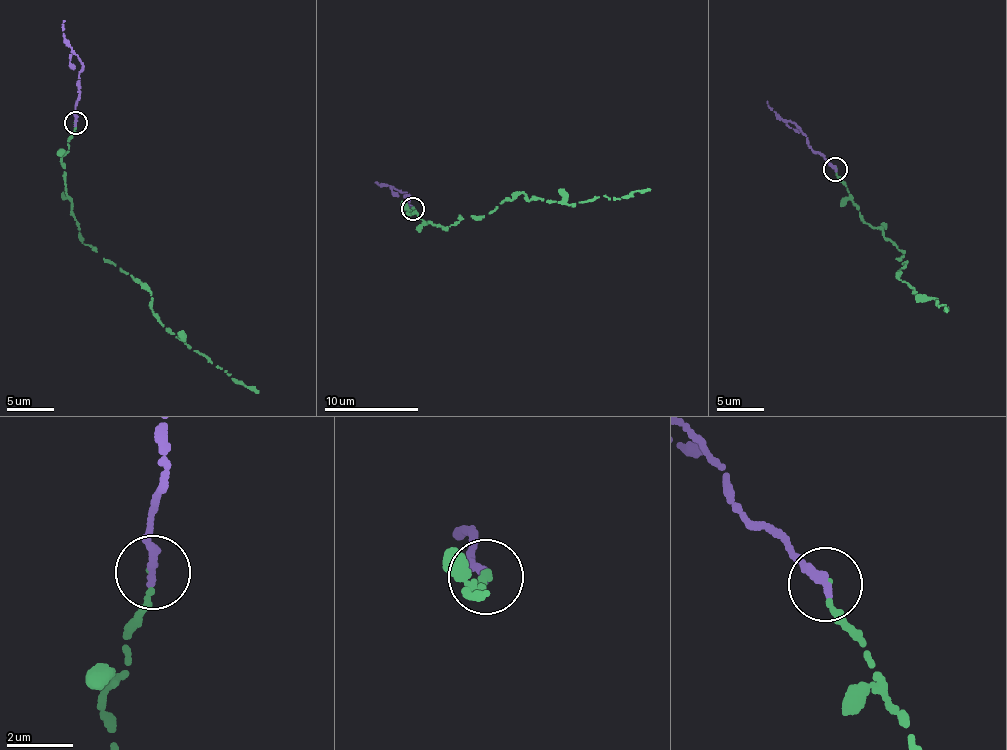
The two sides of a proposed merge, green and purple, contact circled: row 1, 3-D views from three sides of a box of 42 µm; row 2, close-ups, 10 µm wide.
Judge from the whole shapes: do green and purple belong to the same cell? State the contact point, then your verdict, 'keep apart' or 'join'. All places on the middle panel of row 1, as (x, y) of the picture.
place (413, 208); join

